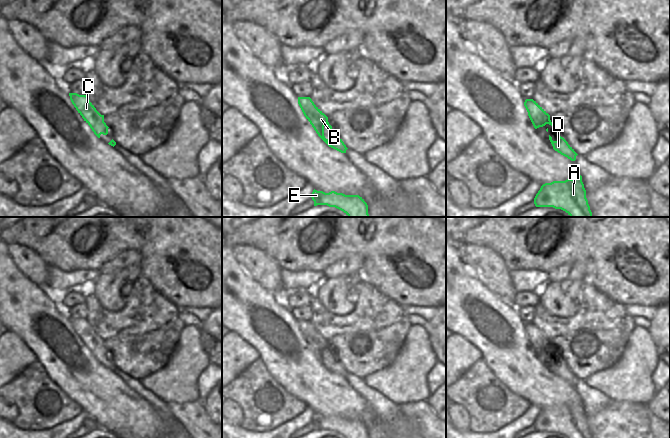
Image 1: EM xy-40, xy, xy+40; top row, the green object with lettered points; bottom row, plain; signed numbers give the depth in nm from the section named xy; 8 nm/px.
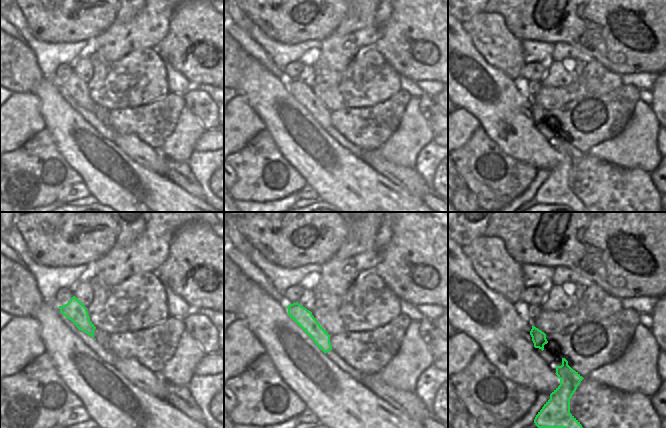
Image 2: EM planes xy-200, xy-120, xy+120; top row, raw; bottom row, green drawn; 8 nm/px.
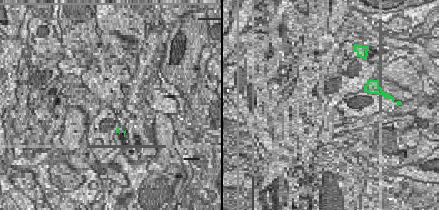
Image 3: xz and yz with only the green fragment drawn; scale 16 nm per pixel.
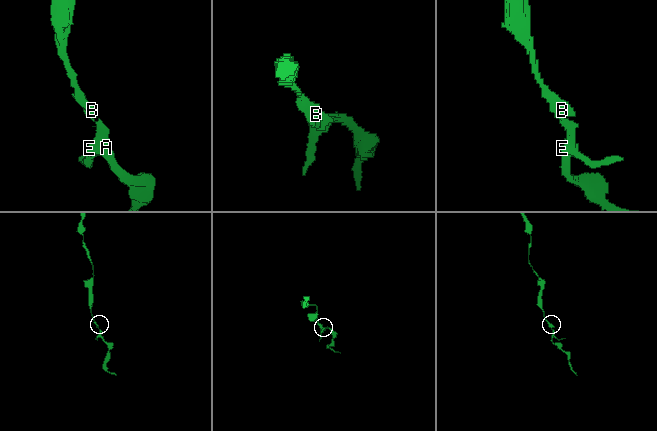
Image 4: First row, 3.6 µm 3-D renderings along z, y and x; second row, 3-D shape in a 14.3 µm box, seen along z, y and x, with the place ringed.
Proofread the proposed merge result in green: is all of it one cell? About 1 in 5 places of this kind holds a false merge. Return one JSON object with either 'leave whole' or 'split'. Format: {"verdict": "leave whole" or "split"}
{"verdict": "leave whole"}

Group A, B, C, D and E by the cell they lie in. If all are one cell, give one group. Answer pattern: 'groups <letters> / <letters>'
groups A B C D E

